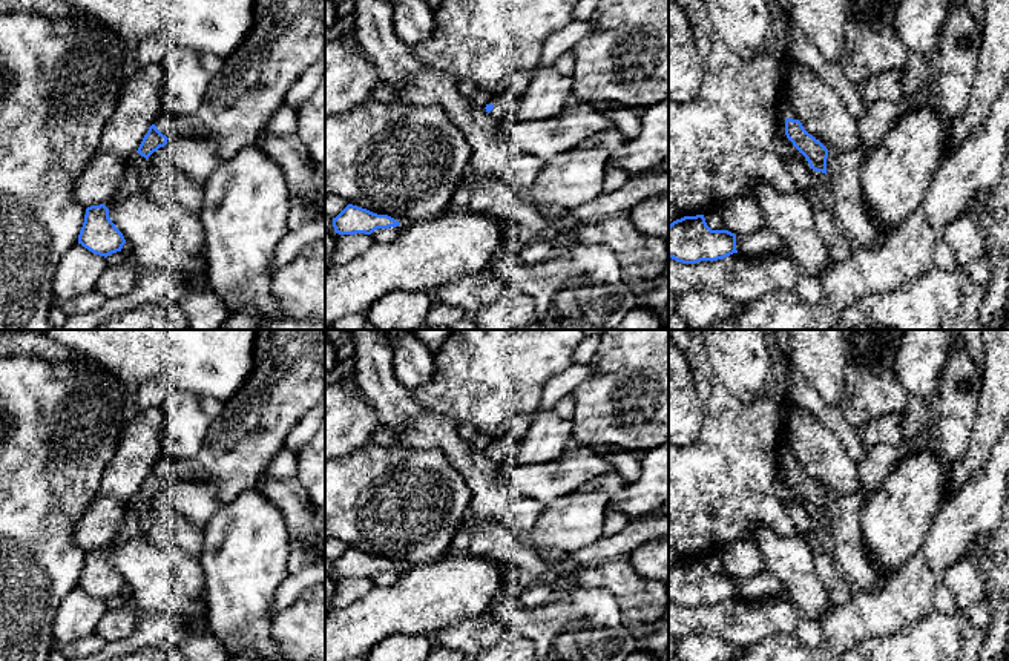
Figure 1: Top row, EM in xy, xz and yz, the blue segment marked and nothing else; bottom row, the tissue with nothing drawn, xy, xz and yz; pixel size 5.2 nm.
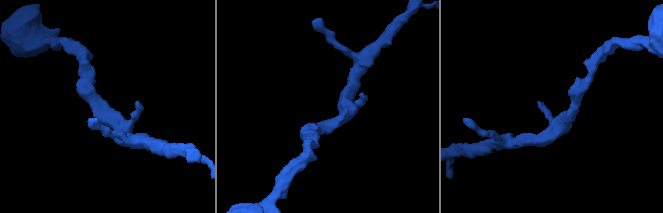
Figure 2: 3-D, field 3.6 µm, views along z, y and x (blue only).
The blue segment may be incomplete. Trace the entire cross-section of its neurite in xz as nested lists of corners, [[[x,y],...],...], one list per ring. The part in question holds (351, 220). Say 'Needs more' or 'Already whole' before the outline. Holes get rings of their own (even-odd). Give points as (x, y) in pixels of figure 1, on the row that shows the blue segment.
Already whole. [[[348,204],[336,218],[333,218],[334,232],[339,235],[371,235],[377,229],[400,225],[388,215],[377,215],[366,209]]]

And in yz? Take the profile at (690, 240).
Already whole. [[[704,215],[684,216],[669,225],[669,258],[682,264],[724,259],[736,250],[736,235],[712,230]]]

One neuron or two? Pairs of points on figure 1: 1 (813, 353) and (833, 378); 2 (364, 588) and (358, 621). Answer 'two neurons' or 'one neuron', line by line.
1: one neuron
2: two neurons

